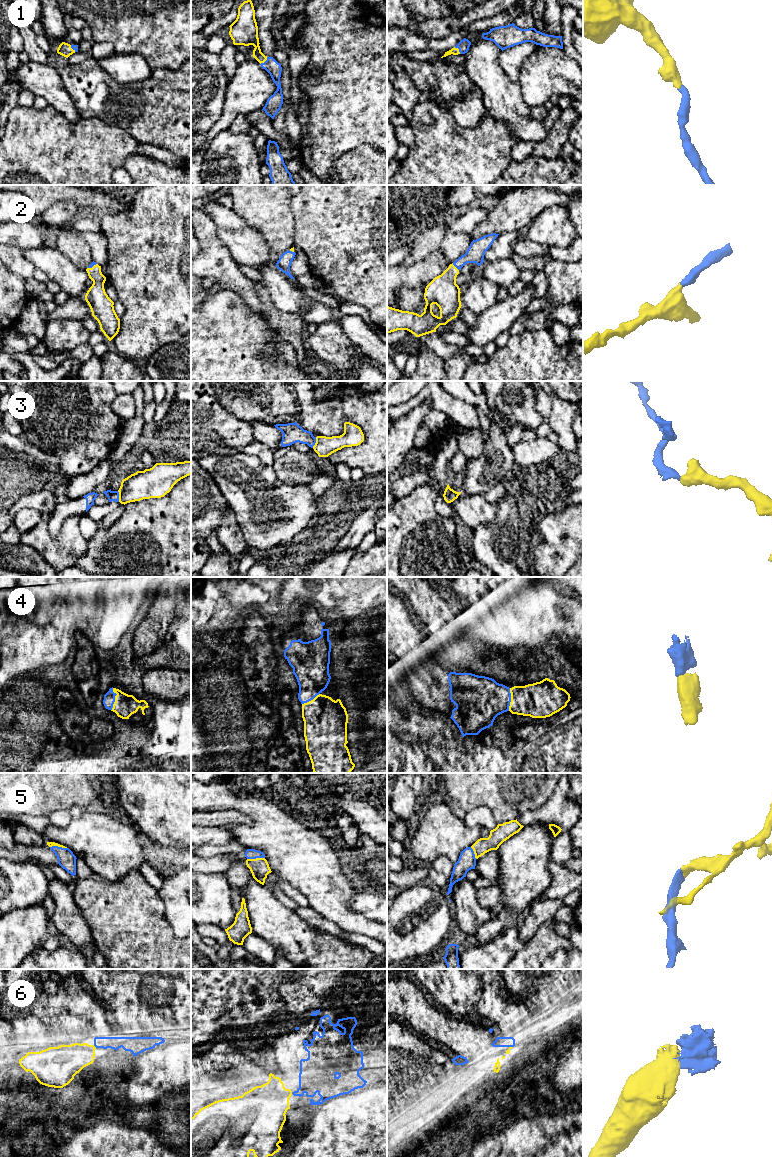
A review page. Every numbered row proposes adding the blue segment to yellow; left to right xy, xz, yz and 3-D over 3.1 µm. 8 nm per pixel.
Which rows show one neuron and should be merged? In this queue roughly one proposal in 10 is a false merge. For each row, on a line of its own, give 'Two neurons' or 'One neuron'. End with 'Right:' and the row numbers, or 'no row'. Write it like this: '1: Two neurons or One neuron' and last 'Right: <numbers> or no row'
1: One neuron
2: One neuron
3: One neuron
4: One neuron
5: One neuron
6: One neuron
Right: 1, 2, 3, 4, 5, 6

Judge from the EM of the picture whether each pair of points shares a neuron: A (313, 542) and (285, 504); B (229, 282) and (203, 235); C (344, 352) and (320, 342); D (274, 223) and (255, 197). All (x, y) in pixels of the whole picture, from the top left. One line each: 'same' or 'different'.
A: different
B: same
C: same
D: same

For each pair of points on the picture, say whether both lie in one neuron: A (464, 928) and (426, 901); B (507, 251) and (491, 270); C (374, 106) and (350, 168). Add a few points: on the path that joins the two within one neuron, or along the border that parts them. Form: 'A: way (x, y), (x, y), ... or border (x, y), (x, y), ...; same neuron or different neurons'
A: border (450, 902), (453, 908), (454, 926); different neurons
B: border (512, 258), (498, 258), (484, 262); different neurons
C: border (376, 148), (359, 145), (338, 159); different neurons

